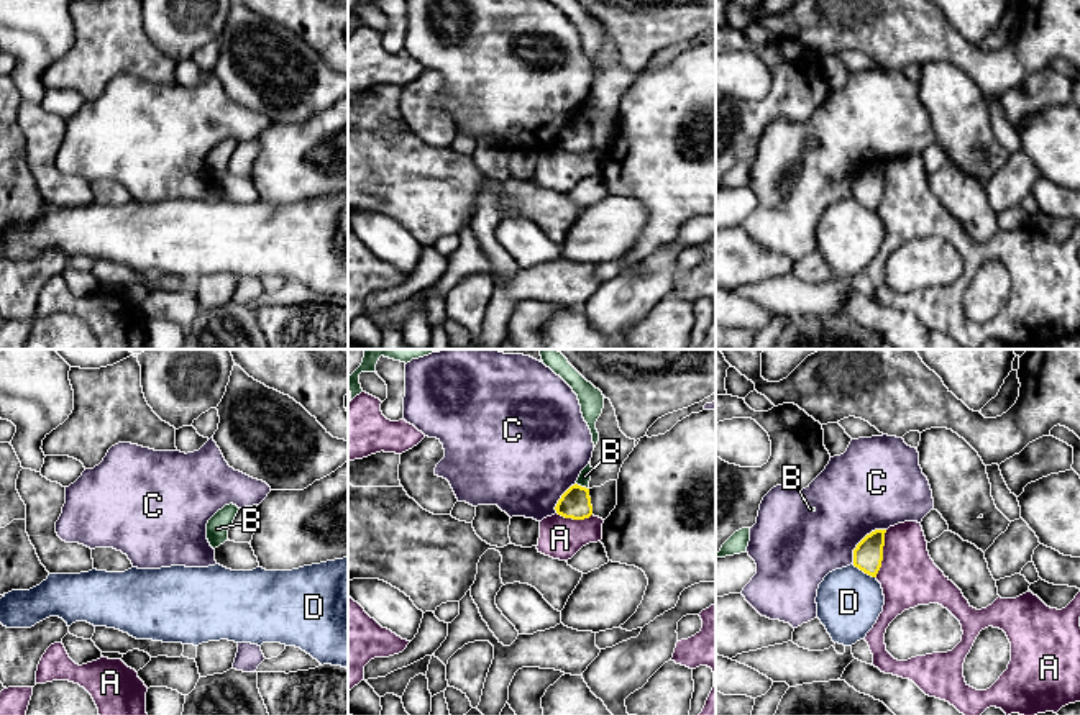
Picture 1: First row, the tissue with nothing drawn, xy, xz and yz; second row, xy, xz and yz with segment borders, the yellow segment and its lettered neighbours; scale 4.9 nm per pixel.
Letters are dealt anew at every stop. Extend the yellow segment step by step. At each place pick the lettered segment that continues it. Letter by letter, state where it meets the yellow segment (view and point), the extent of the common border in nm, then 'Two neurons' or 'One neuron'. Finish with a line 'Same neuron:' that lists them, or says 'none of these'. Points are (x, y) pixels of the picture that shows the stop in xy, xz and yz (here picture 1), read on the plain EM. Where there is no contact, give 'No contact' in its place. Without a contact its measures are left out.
A: Touches yellow at yz (882, 186). Shared border 240 nm. Two neurons
B: Touches yellow at xz (583, 120). Shared border 70 nm. Two neurons
C: Touches yellow at yz (862, 173). Shared border 240 nm. Two neurons
D: Touches yellow at yz (864, 204). Shared border 140 nm. Two neurons
Same neuron: none of these

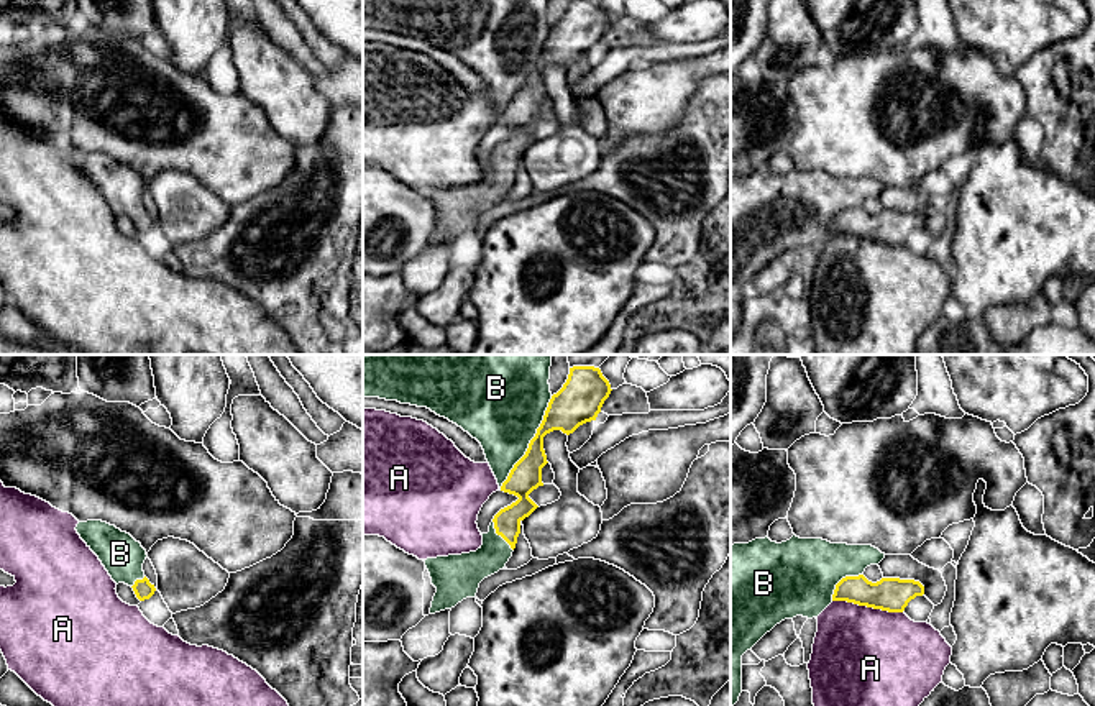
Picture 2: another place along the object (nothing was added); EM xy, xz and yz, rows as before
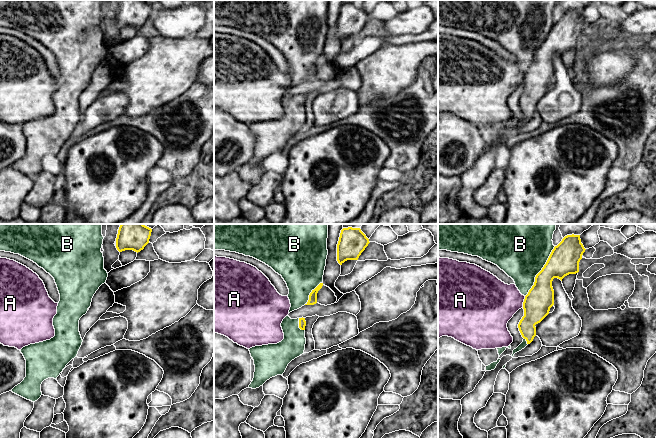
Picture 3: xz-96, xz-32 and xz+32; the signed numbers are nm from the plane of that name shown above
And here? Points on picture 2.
A: Touches yellow at yz (867, 238). Shared border 360 nm. Two neurons
B: Touches yellow at xz (531, 74). Shared border 500 nm. One neuron
Same neuron: B

